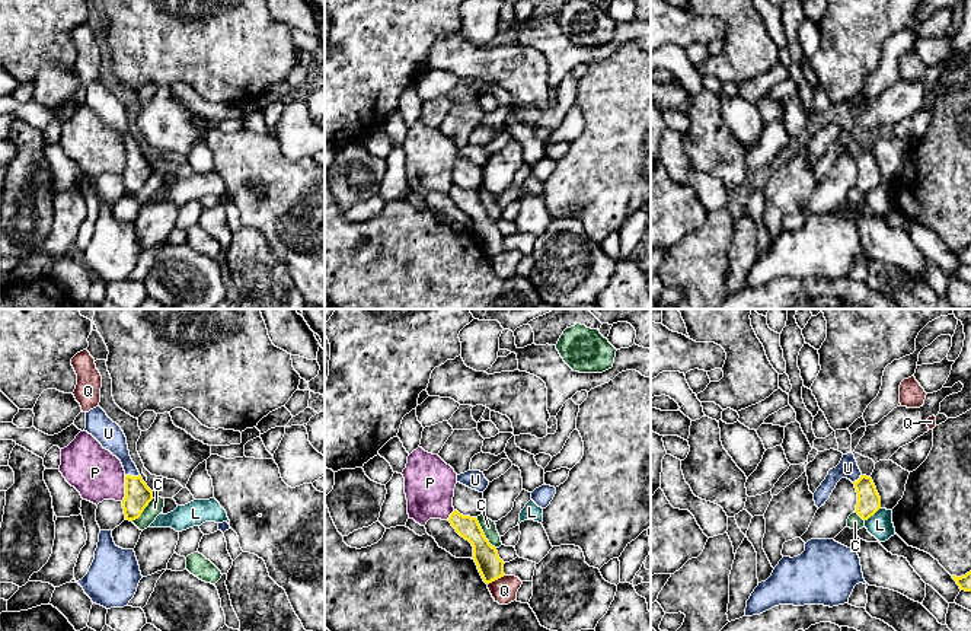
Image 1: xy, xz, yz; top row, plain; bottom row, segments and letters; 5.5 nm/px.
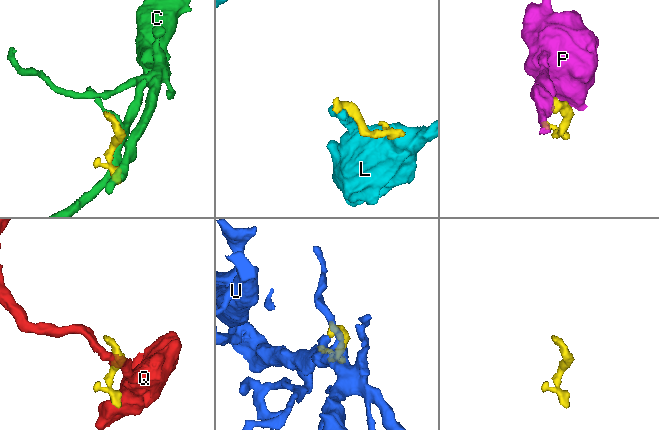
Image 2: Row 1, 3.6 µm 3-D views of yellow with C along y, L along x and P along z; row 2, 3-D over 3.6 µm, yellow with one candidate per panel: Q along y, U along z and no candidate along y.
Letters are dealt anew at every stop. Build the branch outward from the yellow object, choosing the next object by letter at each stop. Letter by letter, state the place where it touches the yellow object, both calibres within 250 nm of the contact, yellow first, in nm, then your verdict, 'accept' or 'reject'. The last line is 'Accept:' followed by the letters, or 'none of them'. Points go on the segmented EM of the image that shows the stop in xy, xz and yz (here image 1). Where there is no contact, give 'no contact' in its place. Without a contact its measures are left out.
C: contact xz (484, 534); calibres 140 and 80 nm; reject
L: contact yz (872, 515); calibres 130 and 140 nm; reject
P: contact xy (125, 488); calibres 140 and 280 nm; reject
Q: contact xz (495, 579); calibres 140 and 140 nm; reject
U: contact xy (133, 477); calibres 140 and 140 nm; accept
Accept: U

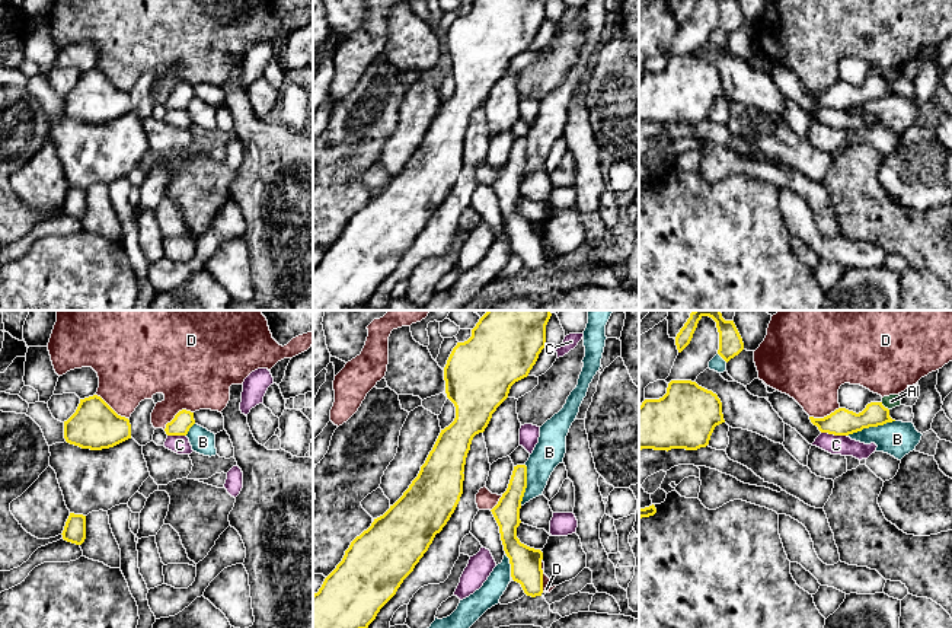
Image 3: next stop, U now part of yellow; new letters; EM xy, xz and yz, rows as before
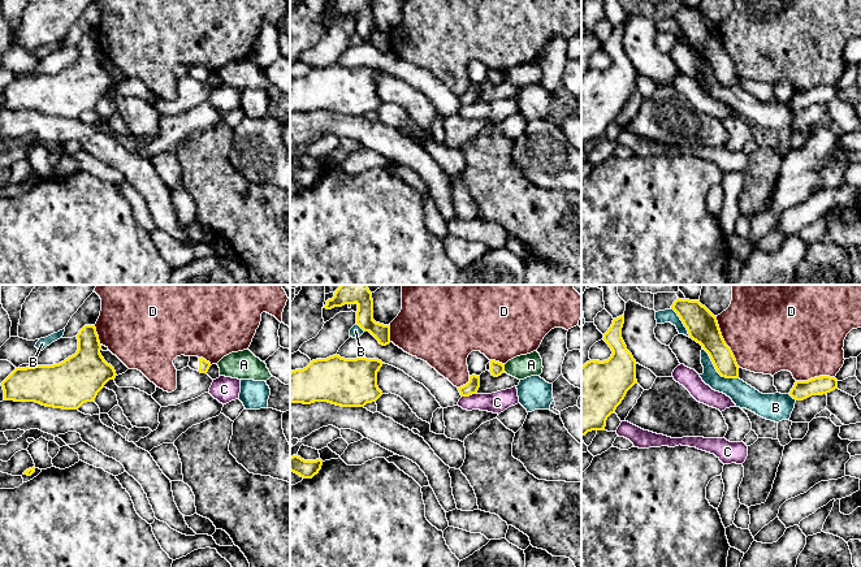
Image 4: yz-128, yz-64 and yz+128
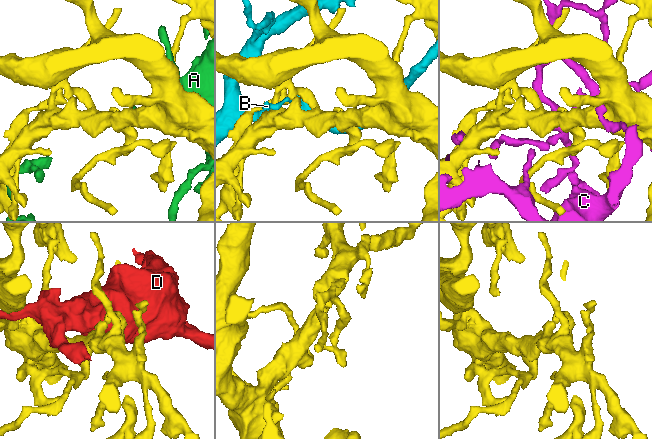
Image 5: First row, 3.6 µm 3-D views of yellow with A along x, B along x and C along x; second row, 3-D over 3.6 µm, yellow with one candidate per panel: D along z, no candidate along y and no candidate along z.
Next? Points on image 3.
A: contact yz (884, 407); calibres 150 and 70 nm; reject
B: contact yz (871, 426); calibres 150 and 190 nm; reject
C: contact yz (834, 434); calibres 150 and 110 nm; reject
D: contact xy (176, 414); calibres 110 and 400 nm; reject
Accept: none of them

